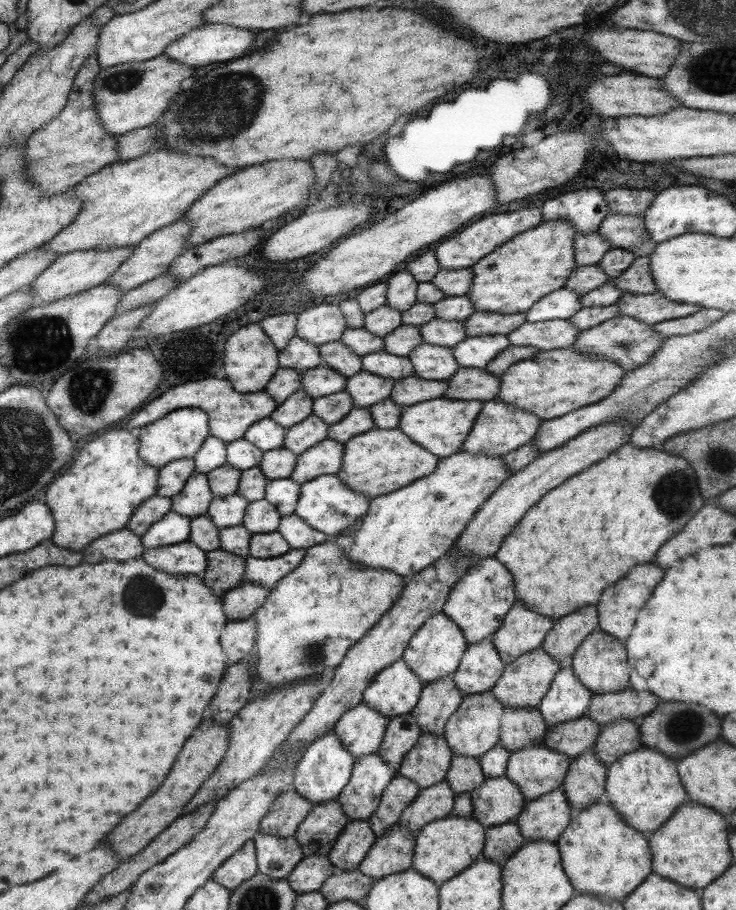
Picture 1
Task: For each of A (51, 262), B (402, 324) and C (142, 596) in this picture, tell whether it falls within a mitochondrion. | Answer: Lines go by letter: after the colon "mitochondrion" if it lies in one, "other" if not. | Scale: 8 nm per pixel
A: other
B: other
C: mitochondrion

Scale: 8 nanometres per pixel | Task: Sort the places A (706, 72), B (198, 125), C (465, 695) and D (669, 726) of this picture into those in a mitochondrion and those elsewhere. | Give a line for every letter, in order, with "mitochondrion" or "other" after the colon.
A: mitochondrion
B: mitochondrion
C: other
D: mitochondrion

